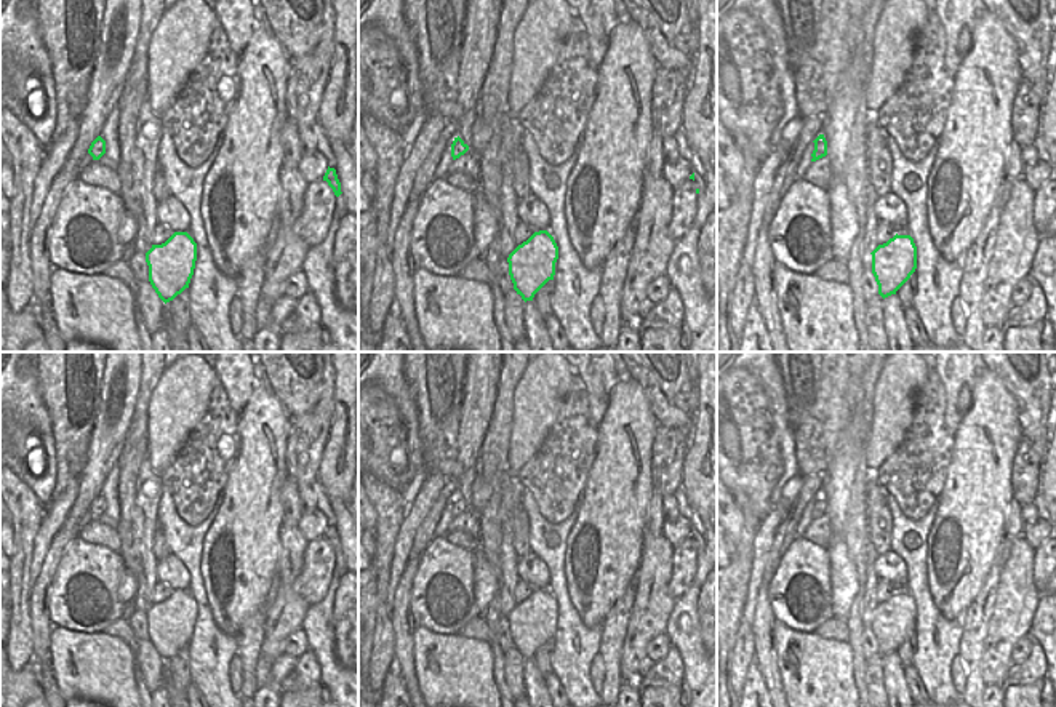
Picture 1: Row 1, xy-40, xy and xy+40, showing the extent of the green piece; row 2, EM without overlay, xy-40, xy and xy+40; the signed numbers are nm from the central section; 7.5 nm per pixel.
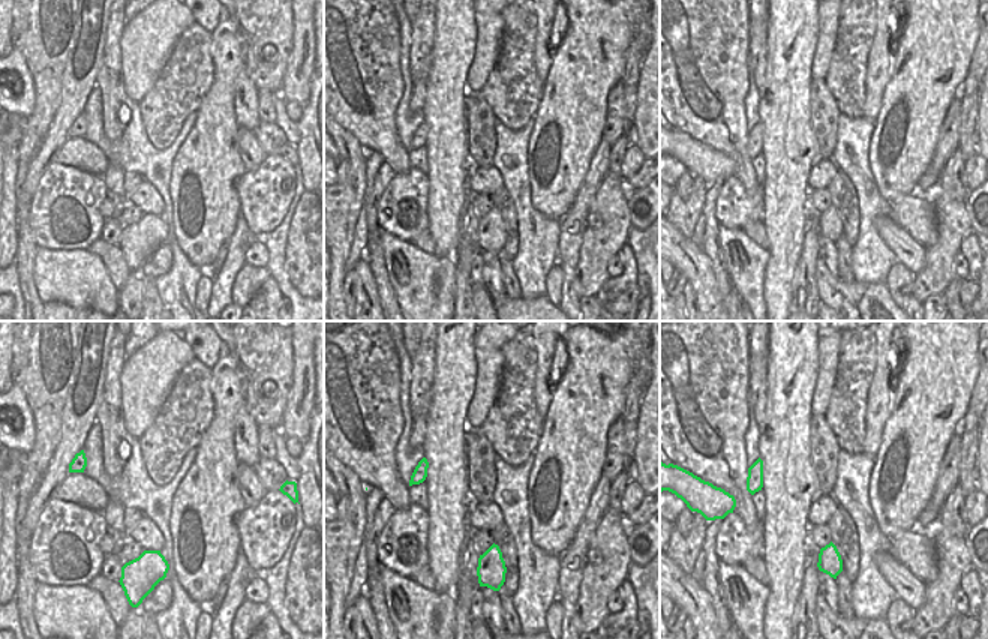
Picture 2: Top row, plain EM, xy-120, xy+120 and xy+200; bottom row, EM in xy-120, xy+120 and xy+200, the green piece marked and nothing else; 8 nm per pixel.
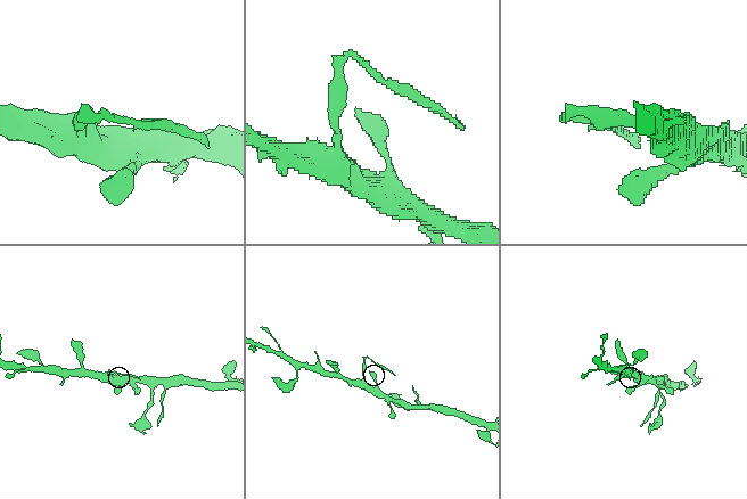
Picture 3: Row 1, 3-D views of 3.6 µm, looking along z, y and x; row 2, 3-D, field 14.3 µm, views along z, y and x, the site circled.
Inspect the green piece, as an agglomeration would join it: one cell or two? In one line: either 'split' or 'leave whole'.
split

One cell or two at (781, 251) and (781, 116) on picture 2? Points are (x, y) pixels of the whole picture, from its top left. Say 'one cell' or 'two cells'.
one cell

